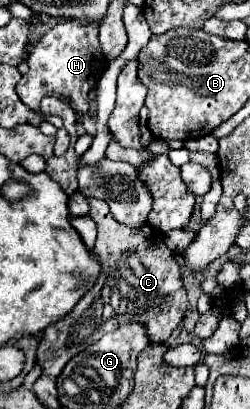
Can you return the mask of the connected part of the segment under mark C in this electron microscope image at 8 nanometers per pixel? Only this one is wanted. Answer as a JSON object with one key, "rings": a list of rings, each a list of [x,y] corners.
{"rings":[[[91,197],[89,207],[89,217],[97,223],[97,241],[93,251],[101,257],[103,269],[97,283],[81,297],[75,309],[63,321],[47,327],[39,337],[37,363],[41,367],[41,375],[57,377],[71,357],[99,341],[105,333],[131,321],[143,323],[153,343],[163,343],[189,309],[189,299],[181,283],[181,269],[175,261],[175,253],[165,245],[163,233],[149,227],[149,241],[143,231],[117,223],[103,199]]]}

